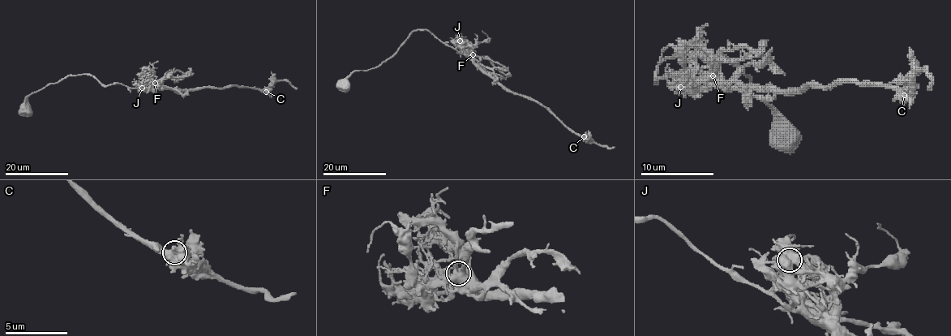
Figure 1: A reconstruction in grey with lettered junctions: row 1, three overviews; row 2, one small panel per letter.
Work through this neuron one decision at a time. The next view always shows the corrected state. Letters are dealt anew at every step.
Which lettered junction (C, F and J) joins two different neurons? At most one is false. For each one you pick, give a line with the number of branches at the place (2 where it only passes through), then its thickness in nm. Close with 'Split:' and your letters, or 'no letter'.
Split: no letter

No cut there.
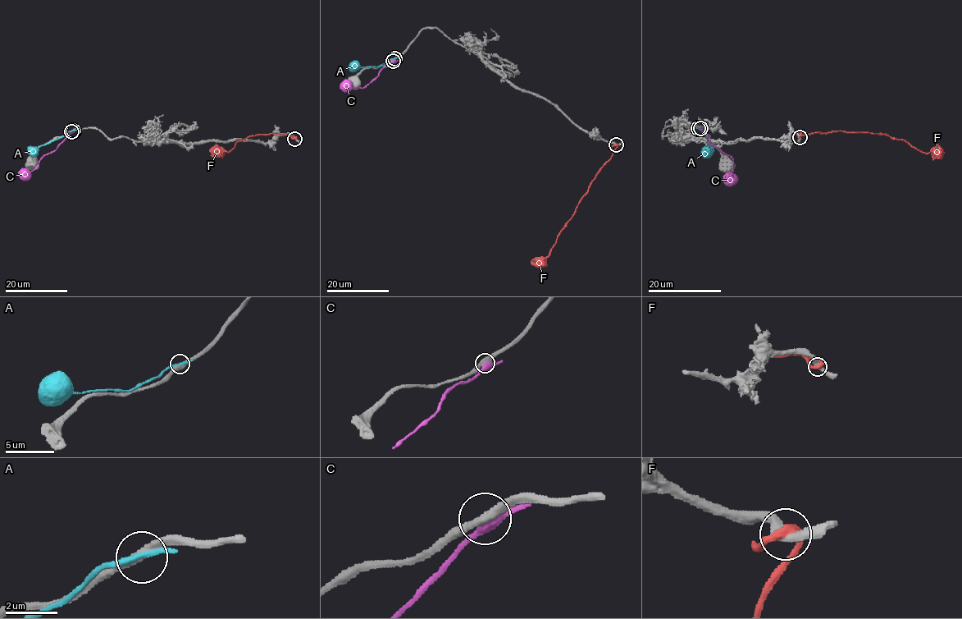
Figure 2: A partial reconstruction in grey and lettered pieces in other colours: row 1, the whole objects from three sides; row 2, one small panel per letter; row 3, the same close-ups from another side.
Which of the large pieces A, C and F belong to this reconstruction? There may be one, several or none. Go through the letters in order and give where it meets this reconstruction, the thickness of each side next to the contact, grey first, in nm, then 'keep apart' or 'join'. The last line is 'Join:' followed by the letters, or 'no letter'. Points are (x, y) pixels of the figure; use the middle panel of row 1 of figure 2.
A: contact (394, 58); calibres 360 and 200 nm; keep apart
C: contact (393, 61); calibres 360 and 480 nm; keep apart
F: contact (616, 144); calibres 380 and 300 nm; keep apart
Join: no letter

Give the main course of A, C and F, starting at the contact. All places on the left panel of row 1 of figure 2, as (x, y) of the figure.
A: (73, 131), (38, 148), (30, 147), (28, 152)
C: (71, 131), (55, 149), (45, 154), (37, 165), (20, 179)
F: (294, 139), (296, 137), (289, 135), (259, 134), (239, 140), (229, 152), (209, 149)

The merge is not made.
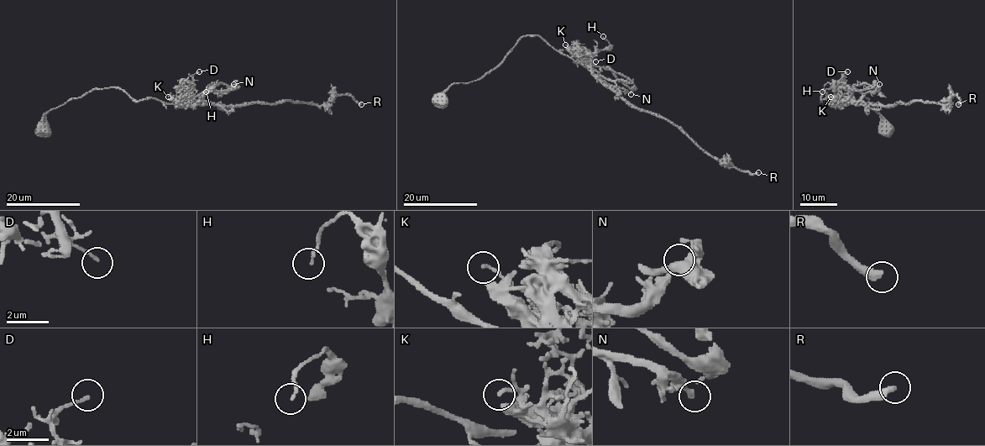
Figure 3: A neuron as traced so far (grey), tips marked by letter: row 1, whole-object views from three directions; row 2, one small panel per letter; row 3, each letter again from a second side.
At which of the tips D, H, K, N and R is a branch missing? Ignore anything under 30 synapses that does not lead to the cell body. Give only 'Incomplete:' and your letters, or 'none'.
Incomplete: R

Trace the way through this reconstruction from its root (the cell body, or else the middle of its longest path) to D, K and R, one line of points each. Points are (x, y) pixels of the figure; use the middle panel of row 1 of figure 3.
D: (586, 67), (589, 57), (595, 61)
K: (586, 67), (565, 44)
R: (586, 67), (631, 104), (659, 114), (678, 125), (715, 158), (752, 174), (758, 172)

